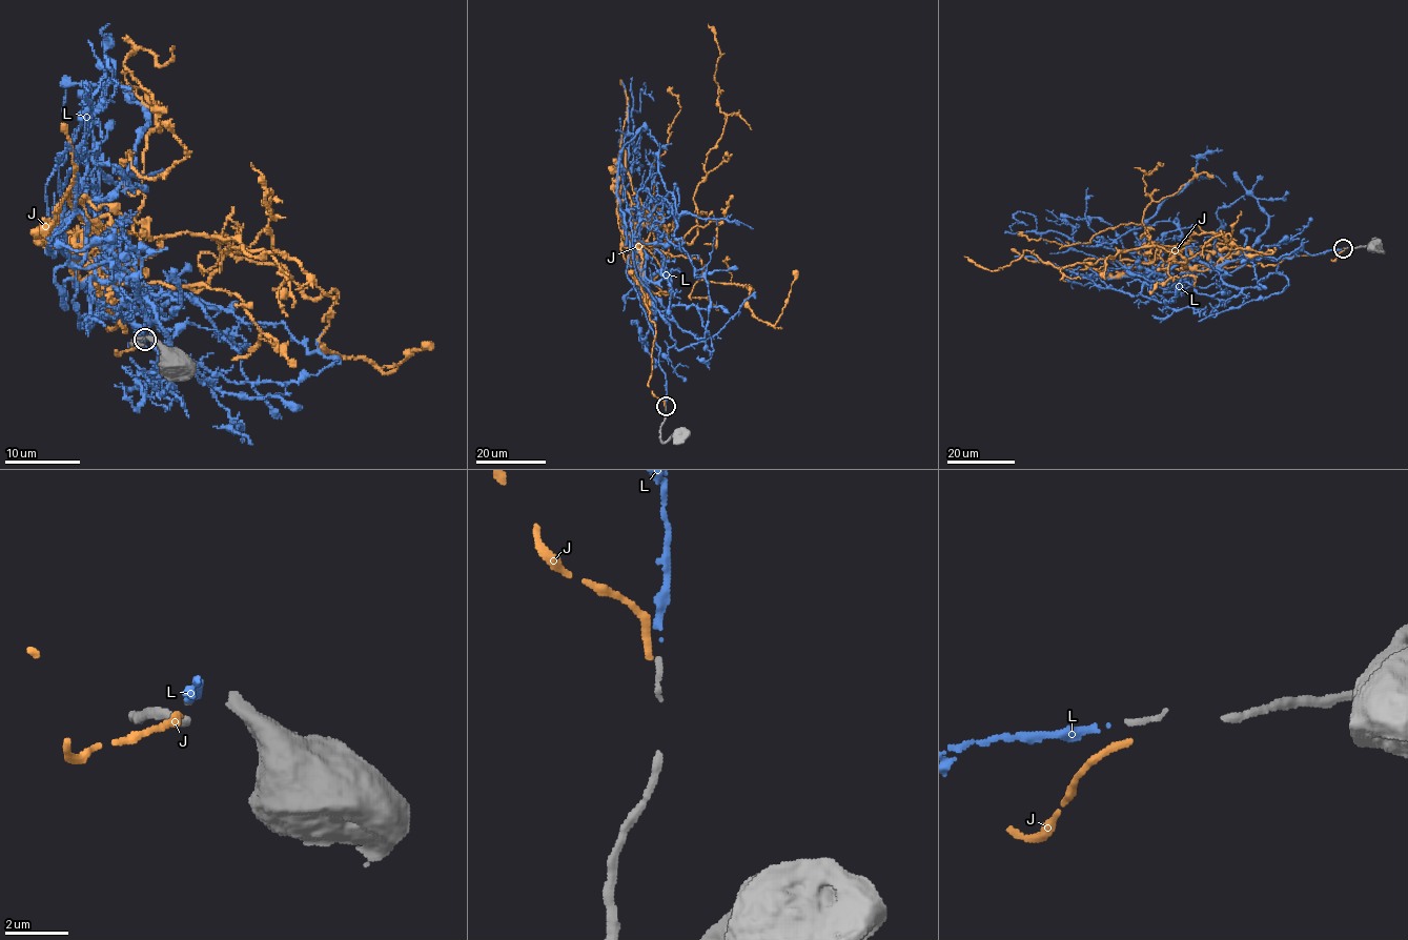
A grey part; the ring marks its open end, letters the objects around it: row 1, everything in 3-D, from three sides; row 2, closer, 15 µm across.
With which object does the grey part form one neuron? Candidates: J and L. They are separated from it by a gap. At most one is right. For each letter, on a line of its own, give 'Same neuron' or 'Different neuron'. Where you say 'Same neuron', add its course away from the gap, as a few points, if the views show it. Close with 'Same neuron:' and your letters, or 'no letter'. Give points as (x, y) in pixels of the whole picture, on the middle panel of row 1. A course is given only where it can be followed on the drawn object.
J: Different neuron
L: Same neuron. Its course: (666, 404), (626, 266), (635, 246), (644, 252), (648, 279), (671, 281), (668, 311), (701, 339), (713, 237)
Same neuron: L

